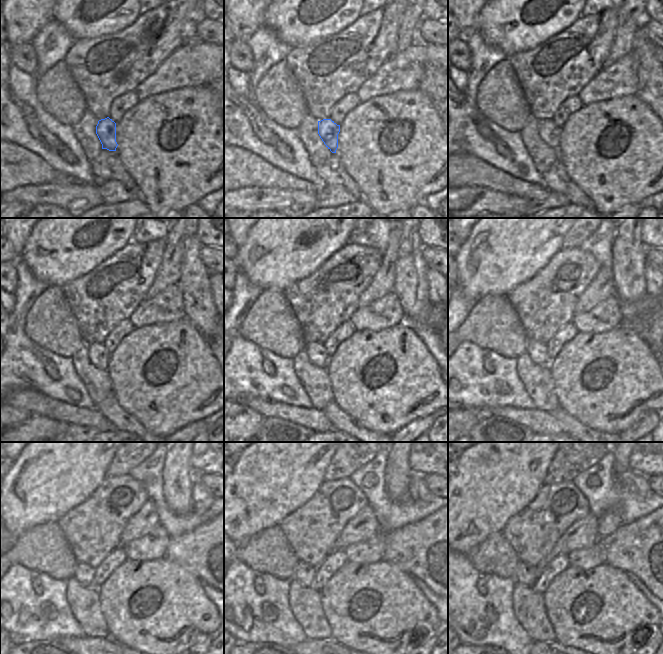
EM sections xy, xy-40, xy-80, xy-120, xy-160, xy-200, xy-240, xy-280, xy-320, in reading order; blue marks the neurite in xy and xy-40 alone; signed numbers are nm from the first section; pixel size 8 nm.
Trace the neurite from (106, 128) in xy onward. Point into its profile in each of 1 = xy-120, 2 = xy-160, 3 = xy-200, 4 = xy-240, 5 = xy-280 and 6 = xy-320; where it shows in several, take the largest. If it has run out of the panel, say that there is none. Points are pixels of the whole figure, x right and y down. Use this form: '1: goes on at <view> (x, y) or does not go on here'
1: goes on at xy-120 (98, 355)
2: goes on at xy-160 (316, 352)
3: goes on at xy-200 (538, 352)
4: goes on at xy-240 (84, 574)
5: goes on at xy-280 (305, 573)
6: goes on at xy-320 (526, 574)

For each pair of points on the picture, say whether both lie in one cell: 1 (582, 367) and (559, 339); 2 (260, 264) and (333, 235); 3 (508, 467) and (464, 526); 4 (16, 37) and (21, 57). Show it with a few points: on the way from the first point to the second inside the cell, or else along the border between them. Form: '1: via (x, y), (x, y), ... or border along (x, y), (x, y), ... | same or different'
1: border along (577, 332), (550, 361) | different
2: via (278, 251), (282, 247), (310, 247), (315, 243) | same
3: via (493, 482), (465, 511) | same
4: border along (29, 42), (14, 44), (10, 47) | different

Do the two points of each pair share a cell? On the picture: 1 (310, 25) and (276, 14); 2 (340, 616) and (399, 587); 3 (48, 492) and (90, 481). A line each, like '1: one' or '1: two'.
1: one
2: one
3: one

